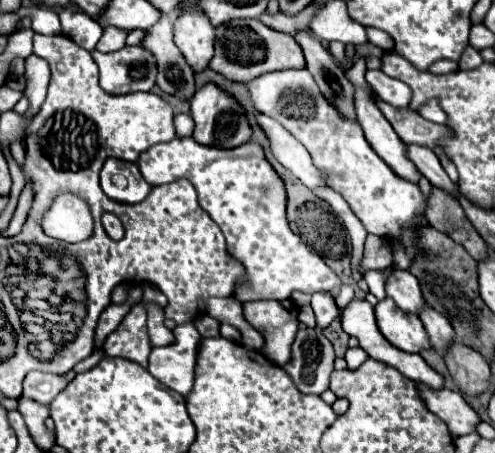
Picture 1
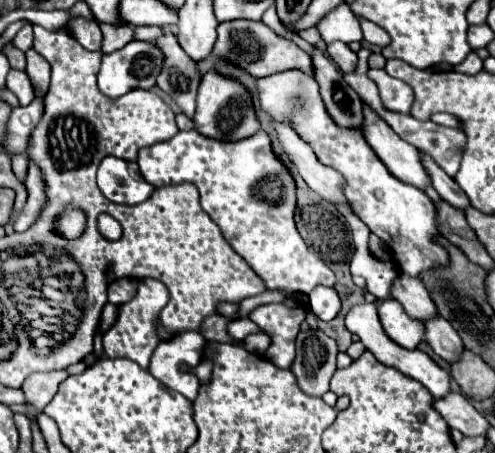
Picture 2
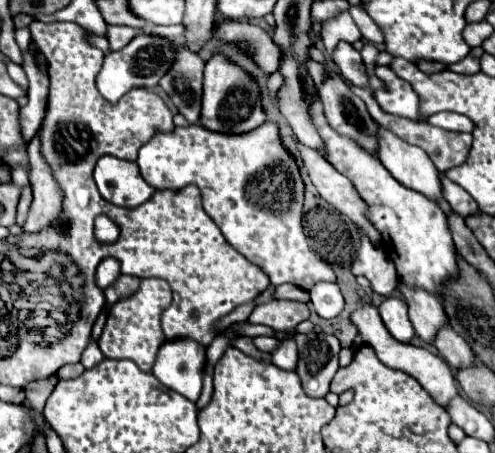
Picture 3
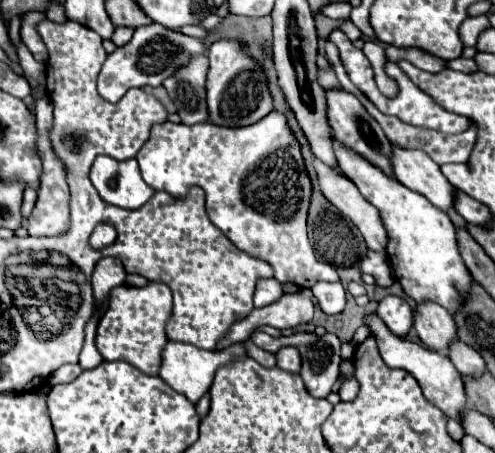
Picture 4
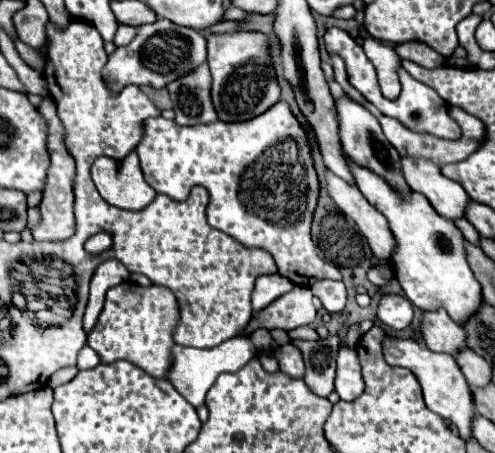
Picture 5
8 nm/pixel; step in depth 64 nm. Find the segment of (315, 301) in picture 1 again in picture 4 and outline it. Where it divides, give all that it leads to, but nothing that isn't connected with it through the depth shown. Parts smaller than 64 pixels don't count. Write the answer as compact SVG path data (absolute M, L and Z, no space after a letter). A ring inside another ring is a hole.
M316 282L312 294L326 314L338 314L346 304L346 290L340 282Z

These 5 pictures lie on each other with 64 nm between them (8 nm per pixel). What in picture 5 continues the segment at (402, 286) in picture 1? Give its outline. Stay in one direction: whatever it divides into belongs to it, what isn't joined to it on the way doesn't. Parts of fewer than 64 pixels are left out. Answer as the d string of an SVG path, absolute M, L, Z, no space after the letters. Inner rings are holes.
M444 310L436 312L426 312L422 318L422 336L424 344L432 352L446 352L446 354L456 354L466 348L466 332L452 322L452 318Z

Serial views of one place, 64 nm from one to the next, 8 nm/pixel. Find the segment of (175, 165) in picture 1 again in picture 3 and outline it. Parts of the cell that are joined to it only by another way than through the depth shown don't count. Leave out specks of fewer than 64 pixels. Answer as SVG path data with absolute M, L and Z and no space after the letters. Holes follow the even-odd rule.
M264 122L252 132L240 136L224 136L222 132L208 132L202 124L176 126L170 132L156 132L148 144L138 152L140 174L156 190L182 190L188 184L196 184L202 190L204 210L222 230L224 238L248 260L264 268L274 286L290 282L302 290L310 290L316 282L336 282L332 268L308 248L308 240L302 228L304 216L304 182L296 158L282 144L278 124Z

